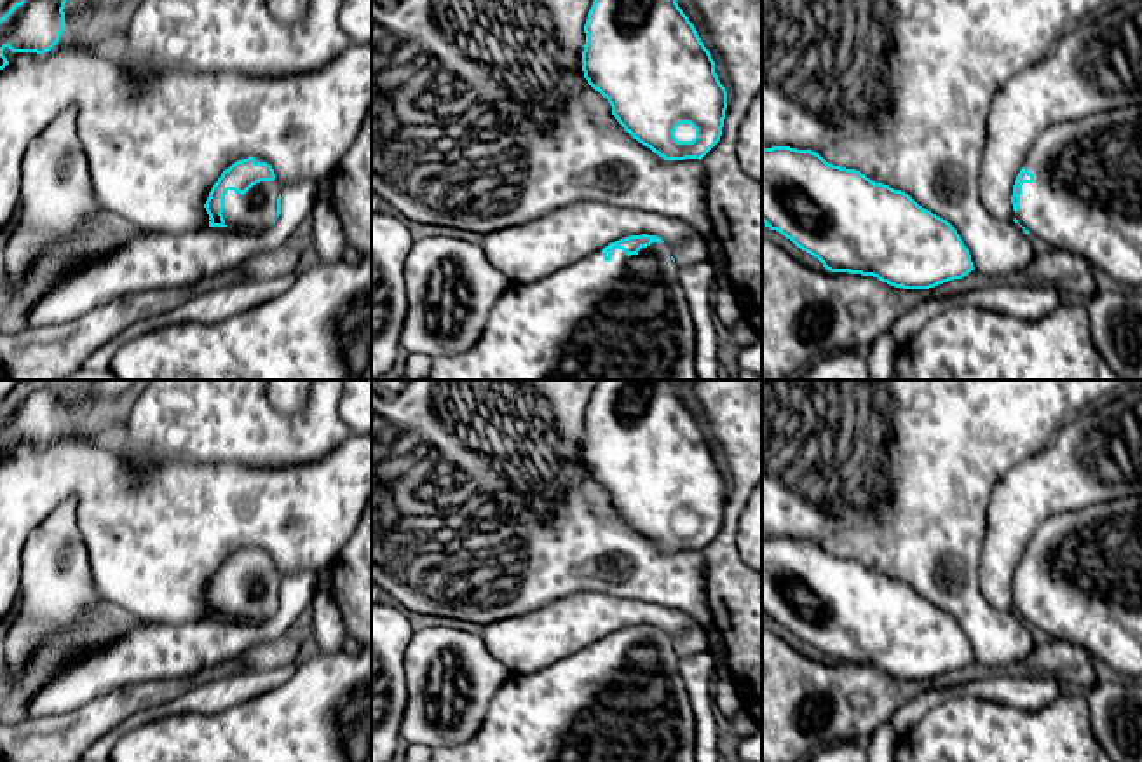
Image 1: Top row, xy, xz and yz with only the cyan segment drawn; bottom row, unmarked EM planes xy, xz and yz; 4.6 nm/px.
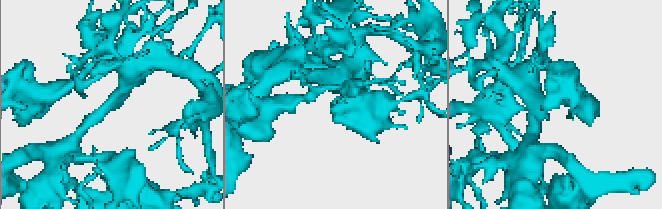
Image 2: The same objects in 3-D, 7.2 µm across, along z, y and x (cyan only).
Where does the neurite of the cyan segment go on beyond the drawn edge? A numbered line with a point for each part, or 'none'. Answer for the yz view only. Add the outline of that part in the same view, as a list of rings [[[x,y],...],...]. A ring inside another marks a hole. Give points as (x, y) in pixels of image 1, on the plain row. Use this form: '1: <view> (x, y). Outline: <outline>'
1: yz (1087, 585). Outline: [[[1126,495],[1046,518],[1034,532],[1023,558],[1034,565],[1034,572],[1022,575],[1020,598],[1015,603],[1018,614],[1048,638],[1064,640],[1084,649],[1095,661],[1102,661],[1118,671],[1121,678],[1142,678],[1142,495]]]

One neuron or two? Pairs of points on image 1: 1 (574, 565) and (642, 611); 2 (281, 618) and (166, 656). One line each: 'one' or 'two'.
1: two
2: one

